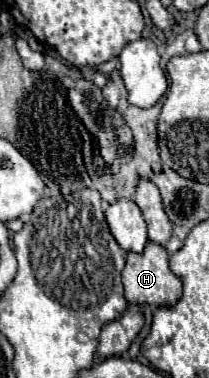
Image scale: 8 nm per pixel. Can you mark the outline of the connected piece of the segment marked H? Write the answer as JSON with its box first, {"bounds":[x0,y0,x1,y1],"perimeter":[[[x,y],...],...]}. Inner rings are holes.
{"bounds":[121,242,181,306],"perimeter":[[[147,242],[145,246],[145,252],[143,254],[135,254],[135,252],[129,252],[127,254],[127,262],[125,262],[125,268],[121,272],[123,276],[123,284],[125,284],[125,298],[129,304],[133,306],[173,306],[179,302],[181,298],[181,280],[171,272],[169,268],[169,256],[167,256],[167,250],[155,242]]]}

